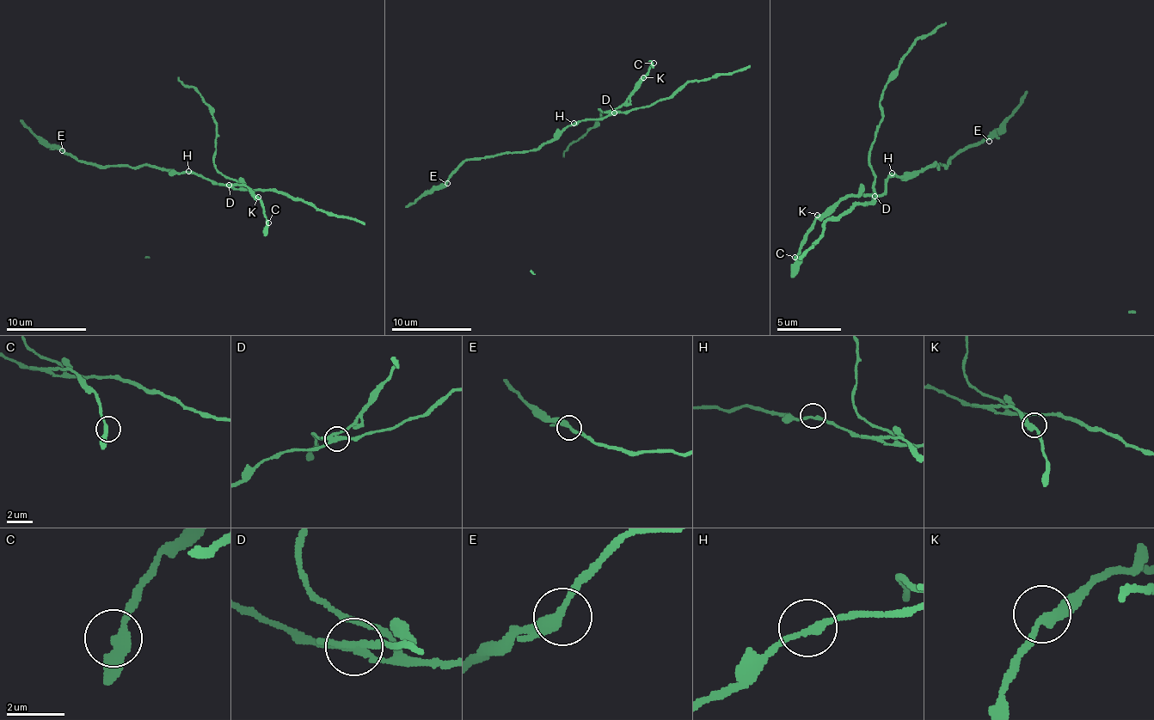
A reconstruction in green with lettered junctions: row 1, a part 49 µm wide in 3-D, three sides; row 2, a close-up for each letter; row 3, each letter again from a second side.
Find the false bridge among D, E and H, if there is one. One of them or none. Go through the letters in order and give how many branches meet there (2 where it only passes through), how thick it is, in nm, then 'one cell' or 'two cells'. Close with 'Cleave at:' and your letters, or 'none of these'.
D: branches 3; calibre 240 nm; two cells
E: branches 2; calibre 360 nm; one cell
H: branches 2; calibre 240 nm; one cell
Cleave at: D

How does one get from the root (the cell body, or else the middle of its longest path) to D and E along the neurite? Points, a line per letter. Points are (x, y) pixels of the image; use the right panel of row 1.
D: (895, 176), (885, 182), (885, 189), (875, 195)
E: (895, 176), (914, 176), (934, 163), (943, 167), (963, 150), (989, 141)

